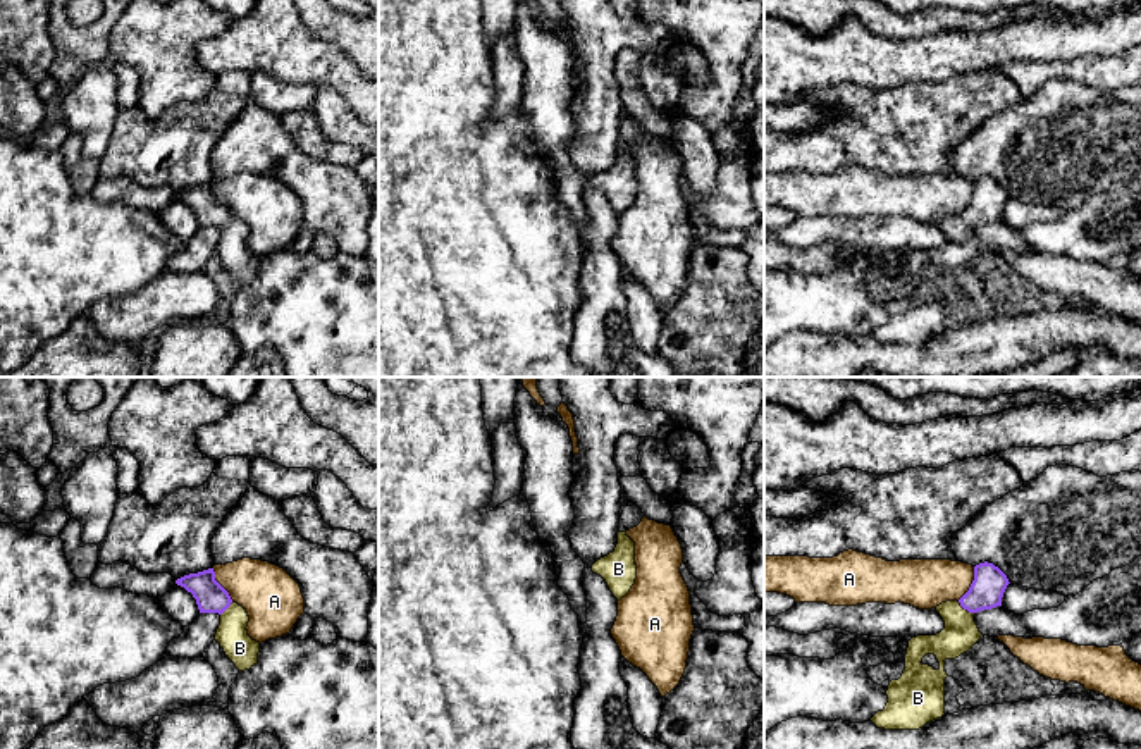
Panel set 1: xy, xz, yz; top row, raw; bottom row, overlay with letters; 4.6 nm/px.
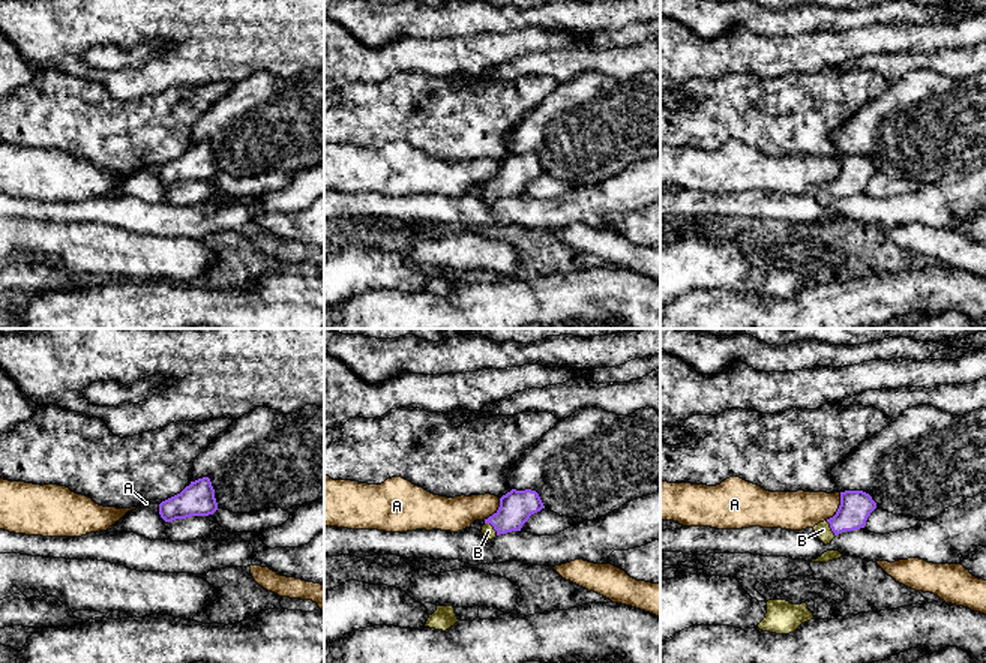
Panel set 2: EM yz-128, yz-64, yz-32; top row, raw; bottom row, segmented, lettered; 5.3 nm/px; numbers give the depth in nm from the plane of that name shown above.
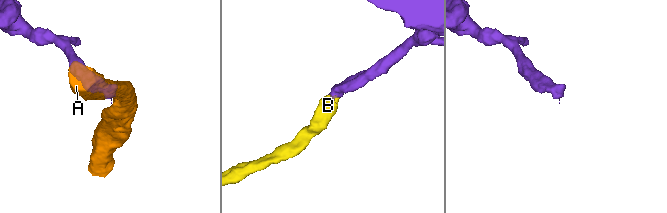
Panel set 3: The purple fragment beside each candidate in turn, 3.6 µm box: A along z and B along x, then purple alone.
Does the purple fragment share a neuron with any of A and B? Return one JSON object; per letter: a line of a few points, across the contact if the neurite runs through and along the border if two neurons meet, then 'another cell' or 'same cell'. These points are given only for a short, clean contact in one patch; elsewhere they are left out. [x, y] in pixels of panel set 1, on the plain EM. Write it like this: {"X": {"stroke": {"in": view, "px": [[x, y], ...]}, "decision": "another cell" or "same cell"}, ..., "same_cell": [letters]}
{"A": {"stroke": {"in": "yz", "px": [[974, 181], [971, 200], [957, 214]]}, "decision": "another cell"}, "B": {"stroke": {"in": "yz", "px": [[990, 197], [966, 222], [961, 247]]}, "decision": "same cell"}, "same_cell": ["B"]}

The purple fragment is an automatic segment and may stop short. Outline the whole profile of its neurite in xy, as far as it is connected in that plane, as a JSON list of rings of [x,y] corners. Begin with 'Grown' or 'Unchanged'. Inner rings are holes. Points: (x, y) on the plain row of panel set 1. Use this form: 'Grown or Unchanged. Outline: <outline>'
Grown. Outline: [[[213,183],[184,189],[176,198],[193,208],[200,227],[220,229],[215,255],[239,286],[250,284],[258,277],[260,257],[253,255],[246,245],[250,231],[215,195]]]

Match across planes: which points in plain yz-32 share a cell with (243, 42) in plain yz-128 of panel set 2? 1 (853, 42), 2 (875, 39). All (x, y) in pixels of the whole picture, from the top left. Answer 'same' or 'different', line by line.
1: different
2: different

